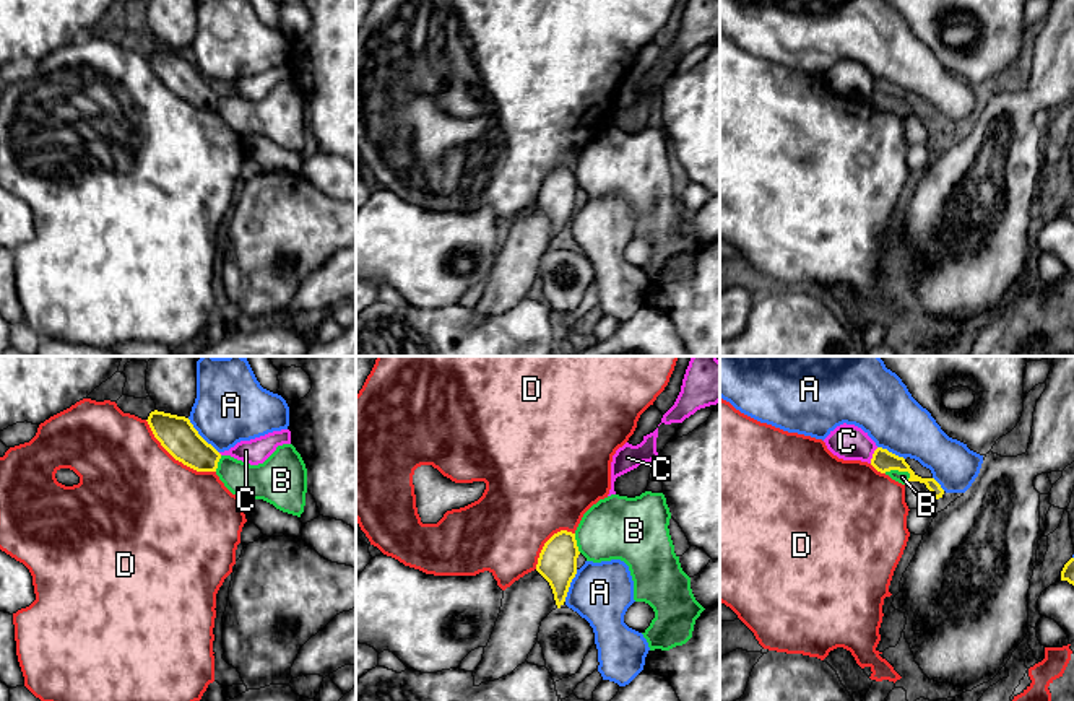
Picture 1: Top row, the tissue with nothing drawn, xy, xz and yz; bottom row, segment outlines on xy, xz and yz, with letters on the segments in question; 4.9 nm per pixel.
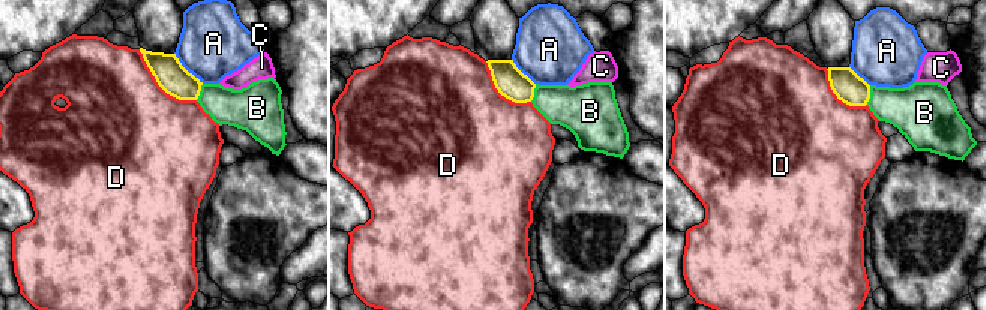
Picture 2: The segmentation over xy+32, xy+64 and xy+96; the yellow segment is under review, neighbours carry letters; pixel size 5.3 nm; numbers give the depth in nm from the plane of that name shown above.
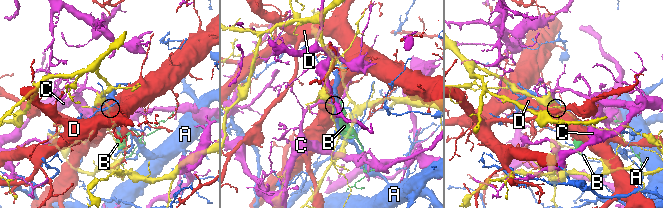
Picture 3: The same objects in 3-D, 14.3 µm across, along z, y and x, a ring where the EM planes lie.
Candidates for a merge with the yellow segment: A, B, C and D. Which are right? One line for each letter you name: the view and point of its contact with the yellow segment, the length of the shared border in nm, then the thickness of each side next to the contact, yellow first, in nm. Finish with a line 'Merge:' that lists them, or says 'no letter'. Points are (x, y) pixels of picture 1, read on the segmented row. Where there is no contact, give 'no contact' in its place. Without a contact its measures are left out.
Merge: no letter

